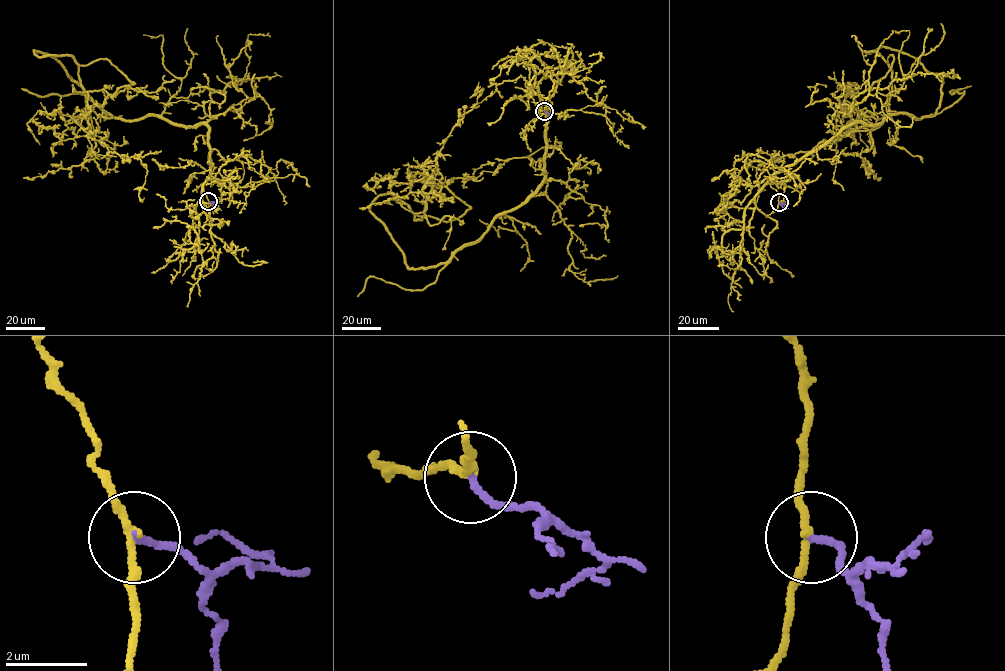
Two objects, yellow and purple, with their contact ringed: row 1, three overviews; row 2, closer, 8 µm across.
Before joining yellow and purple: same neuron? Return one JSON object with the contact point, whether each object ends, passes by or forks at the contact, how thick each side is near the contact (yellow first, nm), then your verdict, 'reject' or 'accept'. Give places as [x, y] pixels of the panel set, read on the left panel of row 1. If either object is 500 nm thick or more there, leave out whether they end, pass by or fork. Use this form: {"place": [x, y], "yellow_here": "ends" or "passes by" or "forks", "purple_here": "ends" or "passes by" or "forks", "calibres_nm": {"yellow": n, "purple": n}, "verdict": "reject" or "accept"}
{"place": [208, 201], "yellow_here": "passes by", "purple_here": "ends", "calibres_nm": {"yellow": 180, "purple": 160}, "verdict": "reject"}

